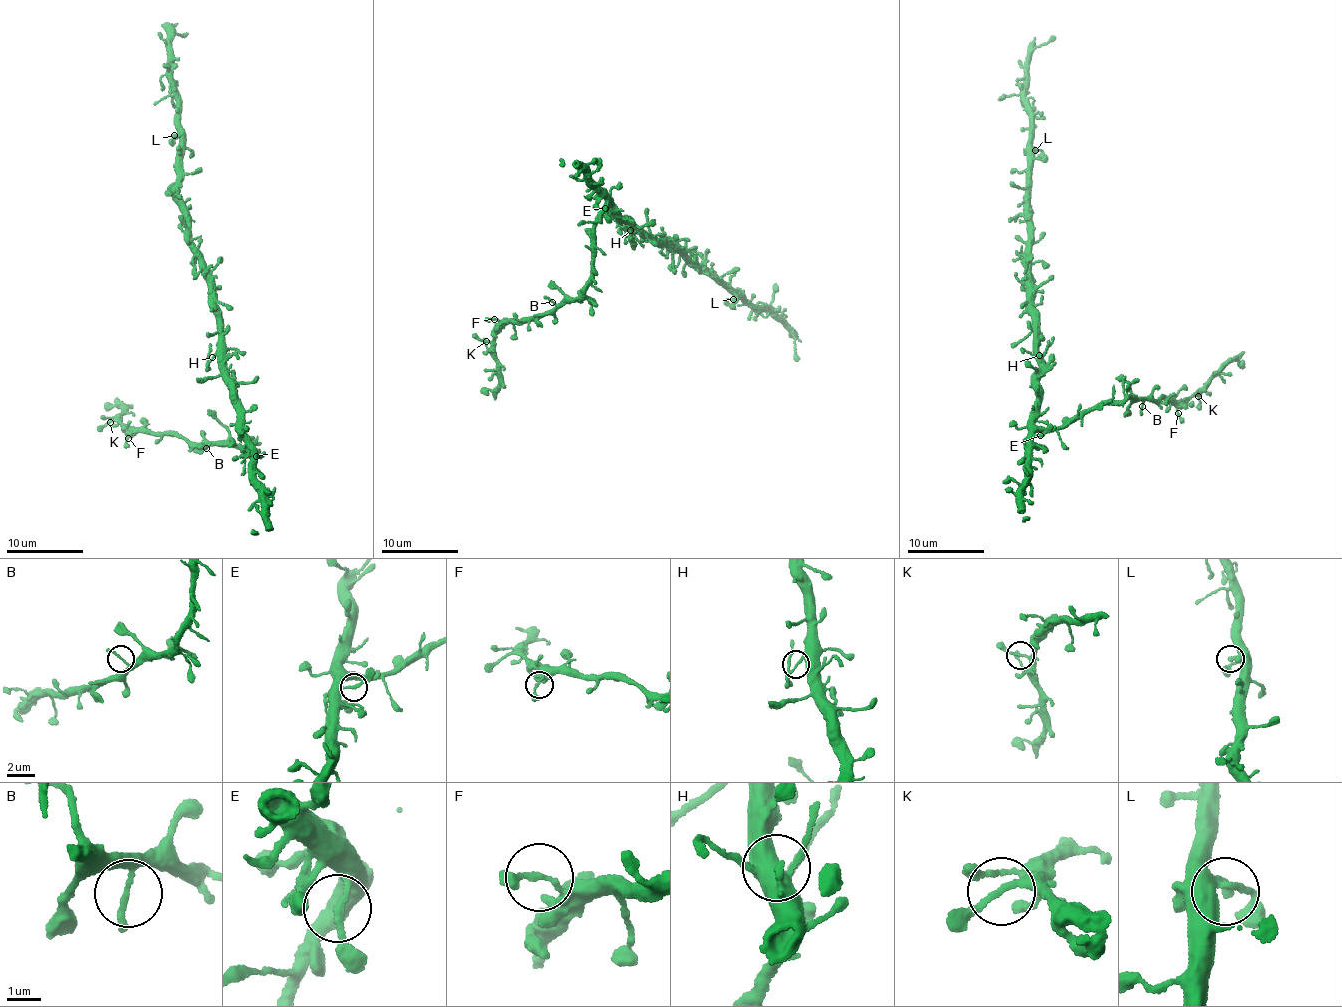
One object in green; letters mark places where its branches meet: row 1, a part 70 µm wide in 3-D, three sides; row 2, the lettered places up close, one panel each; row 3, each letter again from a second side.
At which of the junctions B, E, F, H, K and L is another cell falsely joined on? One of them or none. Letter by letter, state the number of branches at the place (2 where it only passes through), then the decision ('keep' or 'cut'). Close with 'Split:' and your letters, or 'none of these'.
B: branches 2; keep
E: branches 2; keep
F: branches 2; keep
H: branches 3; cut
K: branches 2; keep
L: branches 2; keep
Split: H

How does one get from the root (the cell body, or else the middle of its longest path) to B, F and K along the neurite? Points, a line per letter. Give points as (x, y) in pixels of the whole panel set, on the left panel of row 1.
B: (230, 378), (238, 431), (248, 444), (244, 450), (251, 450), (249, 453), (220, 443), (206, 448)
F: (230, 378), (238, 431), (249, 453), (220, 443), (193, 447), (169, 434), (160, 436), (139, 431), (128, 438)
K: (230, 378), (238, 431), (249, 453), (220, 443), (193, 447), (169, 434), (132, 433), (119, 422), (110, 422)

